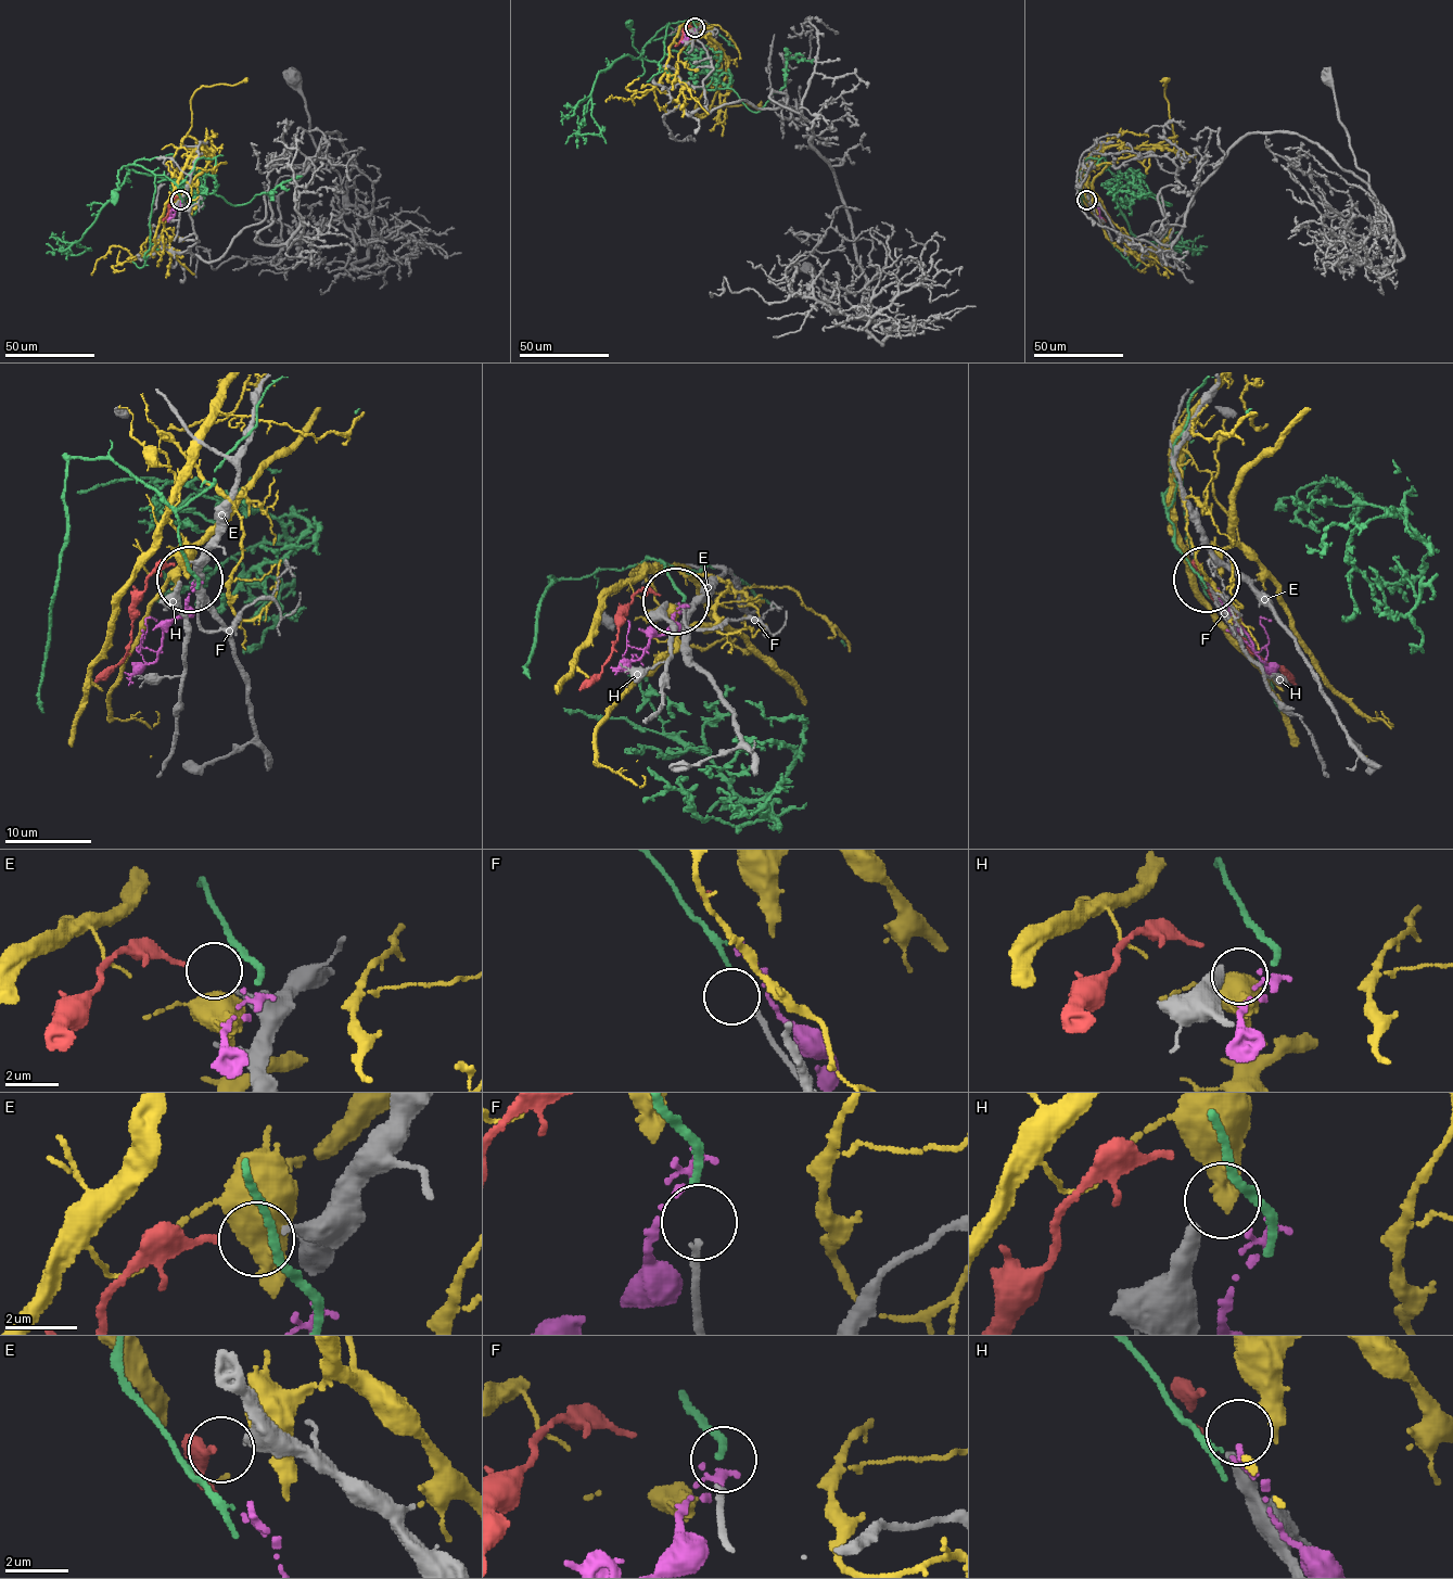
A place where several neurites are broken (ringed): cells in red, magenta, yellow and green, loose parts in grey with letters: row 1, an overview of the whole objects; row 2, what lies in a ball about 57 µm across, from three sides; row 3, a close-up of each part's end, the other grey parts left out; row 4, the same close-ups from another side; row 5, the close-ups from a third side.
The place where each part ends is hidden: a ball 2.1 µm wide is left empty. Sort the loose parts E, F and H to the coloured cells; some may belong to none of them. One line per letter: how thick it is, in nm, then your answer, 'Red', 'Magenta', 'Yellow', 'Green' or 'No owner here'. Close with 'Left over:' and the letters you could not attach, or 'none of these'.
E: Thickness 240 nm. Red
F: Thickness 200 nm. Green
H: Thickness 380 nm. Yellow
Left over: none of these

